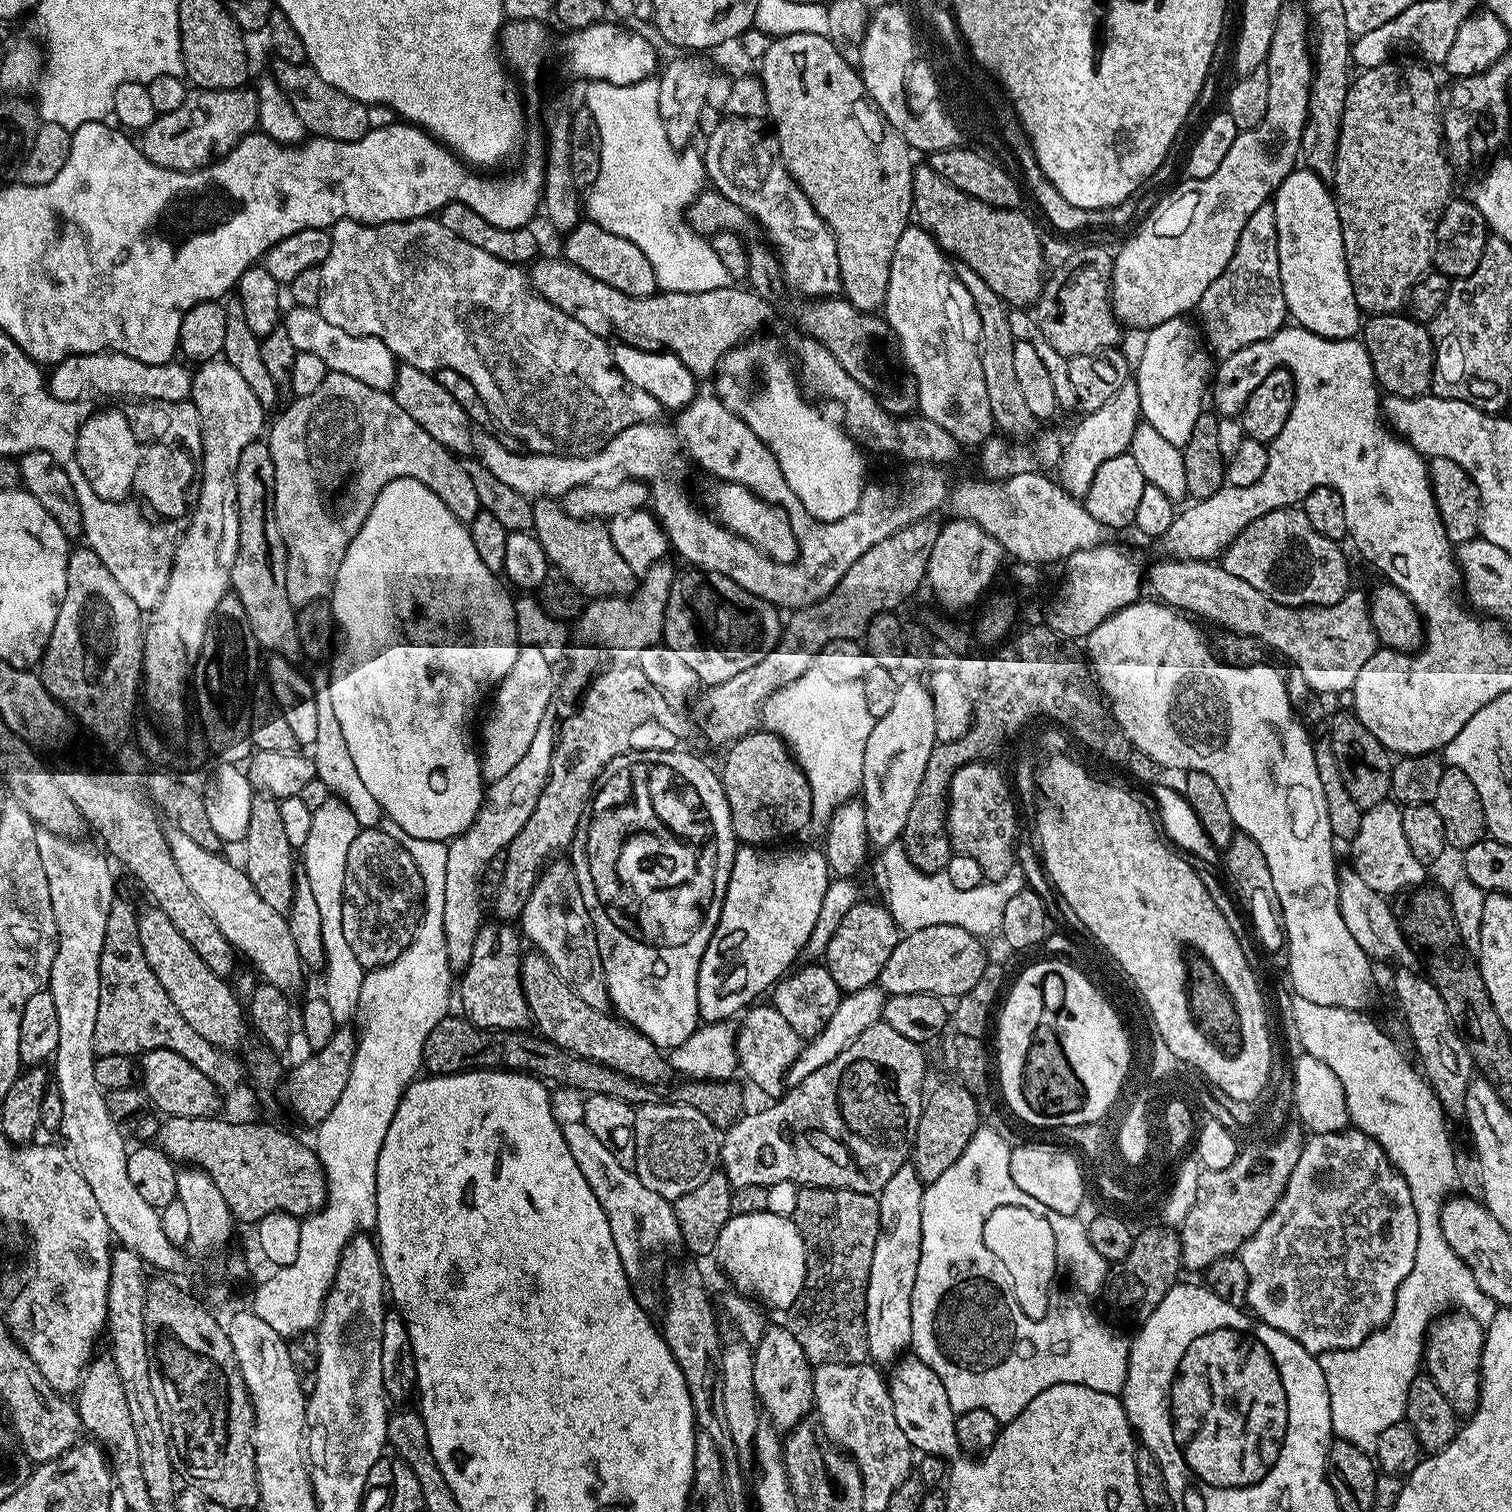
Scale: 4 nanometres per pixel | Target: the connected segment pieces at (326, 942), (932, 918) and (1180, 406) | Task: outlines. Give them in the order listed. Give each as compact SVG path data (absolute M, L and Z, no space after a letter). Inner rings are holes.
M329 795L328 800L322 802L322 806L318 806L318 810L311 812L310 819L312 821L308 824L308 837L304 840L302 871L306 874L306 878L310 878L310 890L318 902L318 910L322 914L322 946L324 947L324 955L327 957L322 969L322 975L324 975L322 995L330 1006L336 1025L351 1025L352 1019L357 1019L360 1011L360 995L362 994L362 982L366 975L366 969L362 966L362 962L358 962L358 958L354 958L351 954L345 954L348 952L348 943L346 942L346 934L342 934L342 902L344 901L346 853L350 851L350 842L354 842L354 838L360 833L361 826L354 816L354 810L344 800L334 795Z
M895 842L883 849L884 880L888 883L888 896L892 899L890 911L894 922L901 930L925 928L935 924L953 924L970 930L981 938L999 933L1000 923L1006 910L1006 902L1020 892L1015 871L1006 874L1004 880L995 881L988 896L980 896L977 890L954 890L950 878L943 874L933 874L918 870L910 862L903 843Z
M1181 316L1149 329L1138 366L1134 368L1134 383L1139 392L1139 406L1143 421L1181 448L1189 441L1194 424L1204 410L1202 400L1210 388L1214 360L1195 325L1188 326Z

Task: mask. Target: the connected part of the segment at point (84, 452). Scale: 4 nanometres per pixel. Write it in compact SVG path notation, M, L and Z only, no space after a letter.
M106 410L93 414L85 419L78 431L76 460L91 489L100 498L106 501L123 501L133 489L142 451L140 442L133 434L133 428L123 411Z

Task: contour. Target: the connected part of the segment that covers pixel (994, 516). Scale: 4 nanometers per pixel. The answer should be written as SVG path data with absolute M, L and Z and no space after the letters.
M1037 470L1035 472L1027 472L1026 474L1014 474L1010 478L1005 480L990 480L987 478L979 478L980 480L968 480L965 484L960 484L952 492L952 508L957 517L961 520L973 520L978 526L982 526L982 530L986 530L994 539L996 539L999 544L1004 548L1005 553L1009 557L1013 556L1016 560L1021 560L1024 566L1032 566L1028 564L1052 564L1055 560L1060 560L1059 562L1067 561L1068 557L1075 554L1079 548L1093 548L1098 546L1104 541L1107 541L1110 536L1109 529L1100 525L1094 518L1090 518L1090 514L1085 510L1083 503L1079 499L1069 495L1064 488L1061 488L1059 483L1055 479L1052 480L1051 475L1045 474L1043 471Z

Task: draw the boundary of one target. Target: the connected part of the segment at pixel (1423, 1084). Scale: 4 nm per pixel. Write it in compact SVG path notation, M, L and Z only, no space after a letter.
M1293 995L1292 1024L1296 1027L1296 1036L1307 1055L1318 1058L1338 1074L1346 1094L1346 1106L1351 1123L1359 1132L1366 1133L1382 1146L1390 1162L1402 1174L1406 1186L1410 1186L1410 1198L1414 1198L1414 1210L1418 1214L1418 1254L1414 1258L1414 1270L1406 1274L1394 1302L1391 1318L1384 1327L1372 1332L1356 1348L1347 1348L1337 1352L1319 1353L1322 1374L1328 1383L1330 1394L1330 1414L1332 1431L1339 1439L1358 1446L1369 1454L1375 1453L1378 1434L1386 1426L1394 1426L1405 1419L1408 1406L1410 1382L1421 1371L1424 1359L1424 1345L1428 1329L1437 1314L1448 1309L1463 1310L1480 1324L1488 1325L1494 1318L1497 1303L1491 1300L1478 1286L1471 1269L1463 1257L1454 1252L1446 1234L1442 1232L1440 1208L1447 1197L1457 1191L1456 1188L1456 1152L1452 1149L1452 1140L1448 1137L1446 1113L1440 1107L1440 1099L1428 1085L1427 1079L1419 1071L1408 1065L1408 1060L1392 1045L1392 1040L1371 1020L1360 1012L1351 1012L1334 1006L1318 1006L1306 998Z

